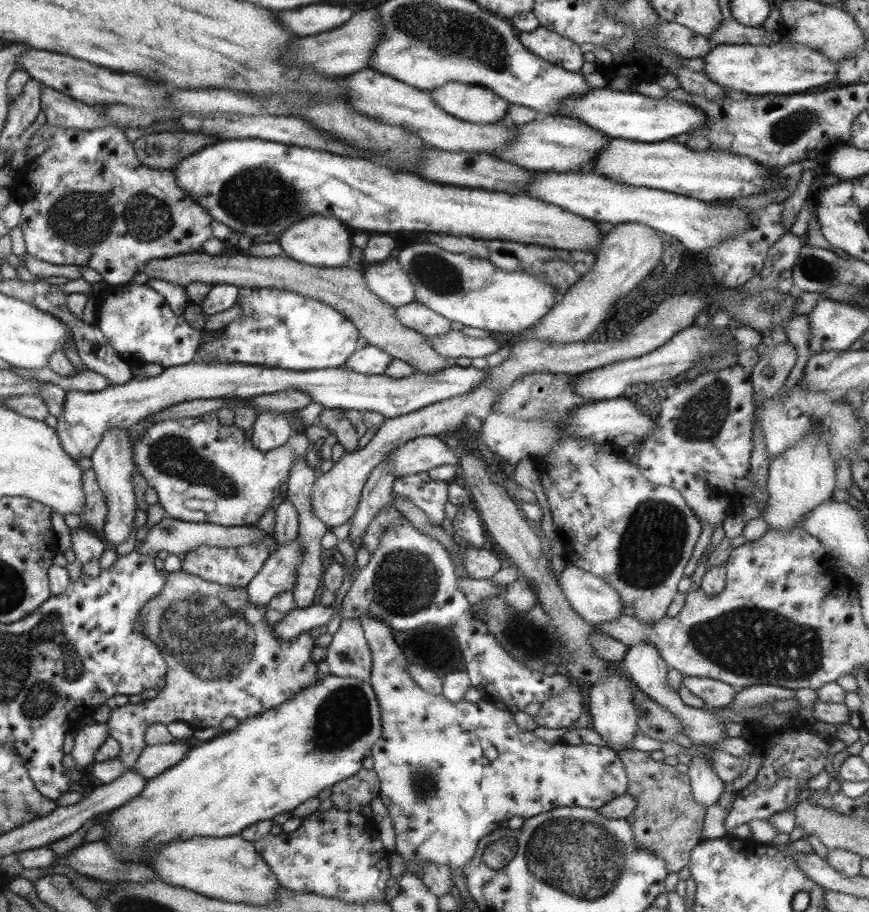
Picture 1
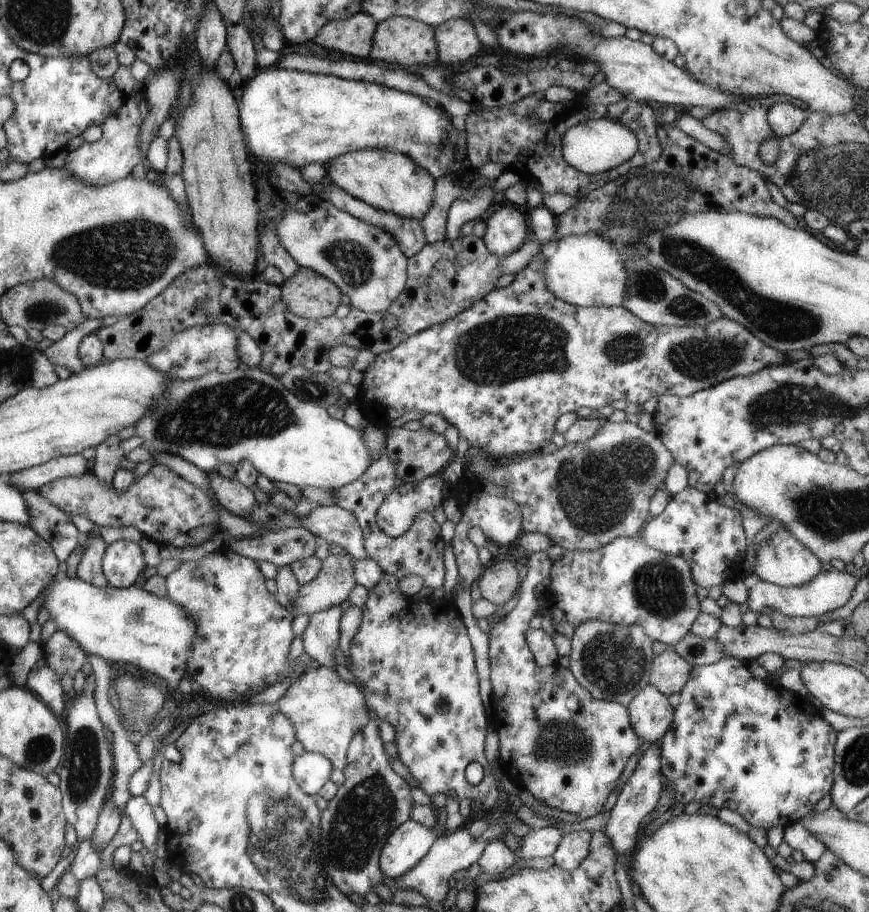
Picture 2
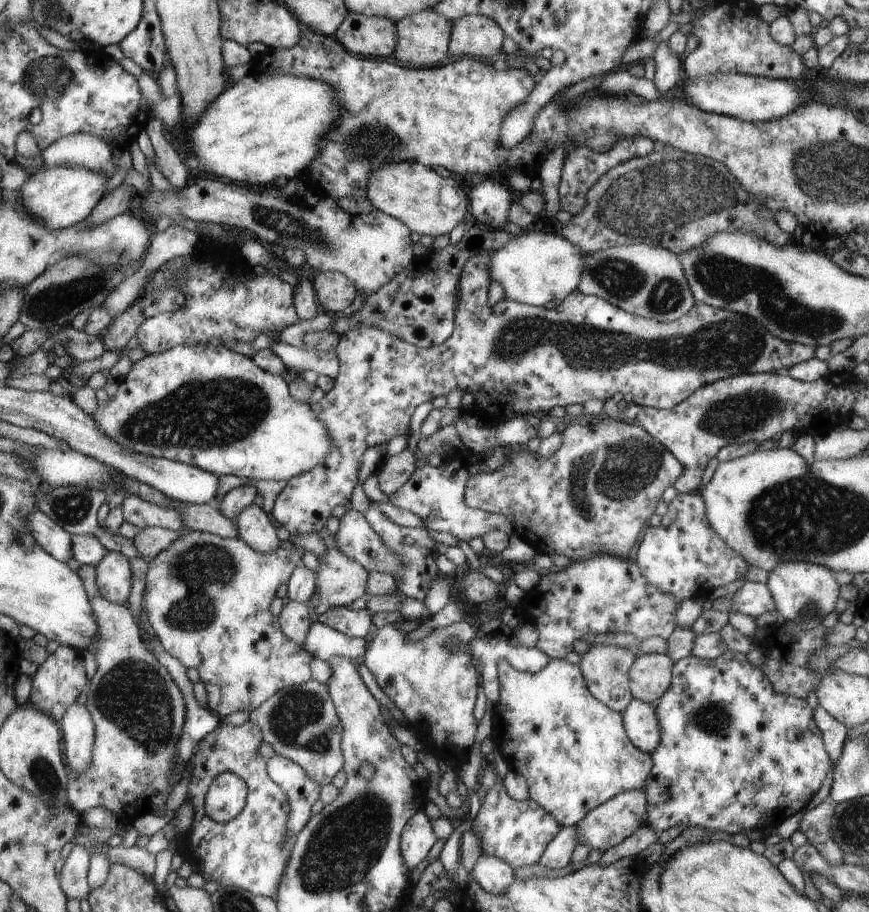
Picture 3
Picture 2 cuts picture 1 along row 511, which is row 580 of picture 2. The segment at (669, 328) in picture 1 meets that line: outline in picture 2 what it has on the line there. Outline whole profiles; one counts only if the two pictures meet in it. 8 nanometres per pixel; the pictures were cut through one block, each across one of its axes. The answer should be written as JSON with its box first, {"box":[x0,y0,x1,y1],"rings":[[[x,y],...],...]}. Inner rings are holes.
{"box":[293,554,357,618],"rings":[[[329,554],[315,580],[301,586],[297,592],[297,602],[293,606],[293,618],[299,614],[315,614],[327,608],[339,606],[347,600],[349,592],[357,586],[353,574],[353,560],[349,556]]]}

